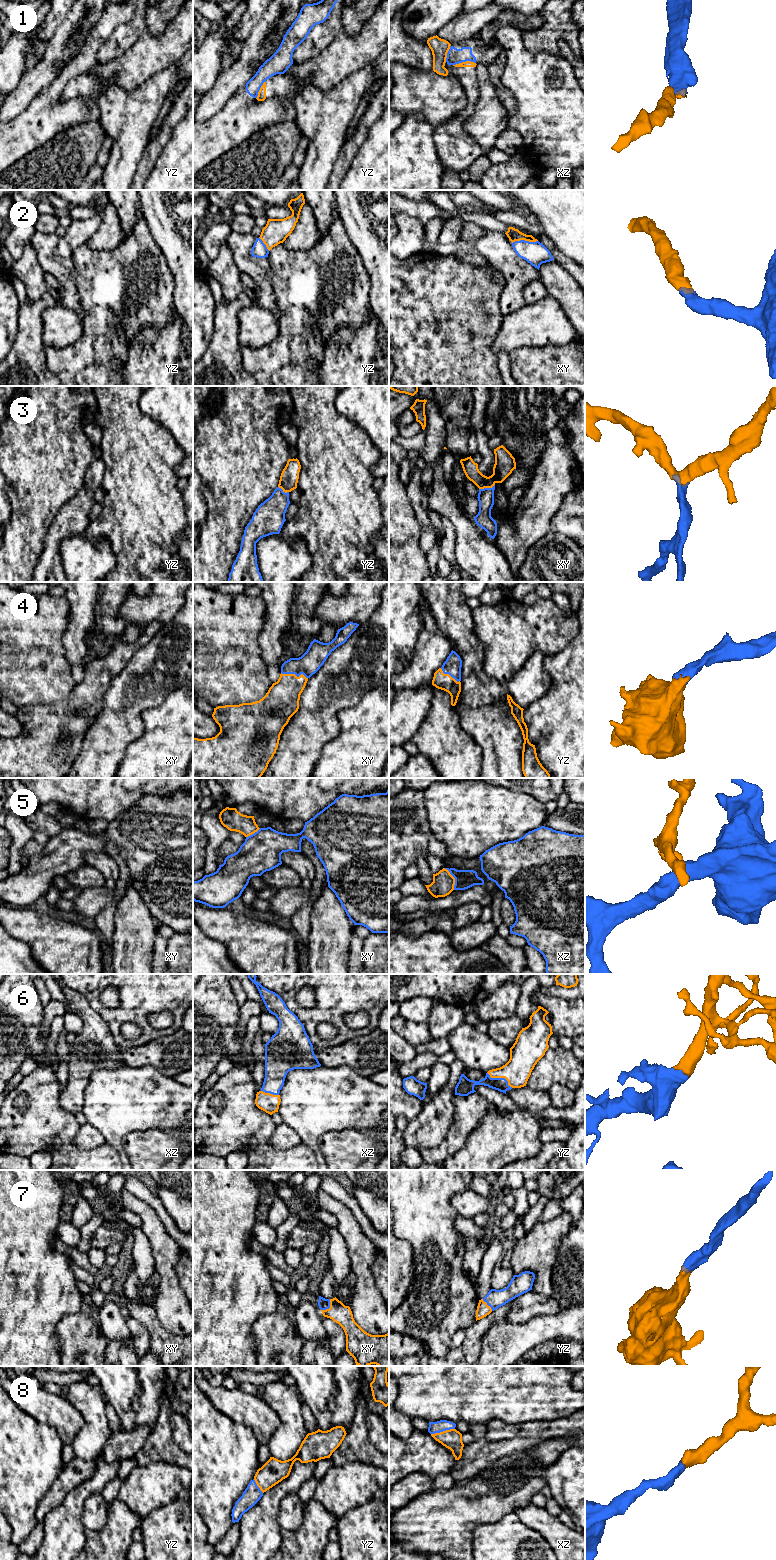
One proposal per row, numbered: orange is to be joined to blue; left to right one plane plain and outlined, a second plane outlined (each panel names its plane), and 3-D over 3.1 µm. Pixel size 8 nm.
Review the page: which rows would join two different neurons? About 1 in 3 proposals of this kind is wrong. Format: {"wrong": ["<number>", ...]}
{"wrong": ["1", "5"]}

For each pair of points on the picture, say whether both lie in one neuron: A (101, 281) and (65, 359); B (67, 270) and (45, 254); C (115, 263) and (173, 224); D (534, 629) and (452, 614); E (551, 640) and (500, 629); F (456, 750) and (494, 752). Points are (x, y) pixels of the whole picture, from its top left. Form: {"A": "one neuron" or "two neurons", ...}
{"A": "one neuron", "B": "one neuron", "C": "two neurons", "D": "two neurons", "E": "one neuron", "F": "two neurons"}

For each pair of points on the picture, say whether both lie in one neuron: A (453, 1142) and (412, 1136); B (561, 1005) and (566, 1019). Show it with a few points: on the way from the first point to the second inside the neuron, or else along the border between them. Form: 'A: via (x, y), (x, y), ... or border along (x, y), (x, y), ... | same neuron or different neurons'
A: border along (452, 1118), (445, 1138), (437, 1146), (421, 1148) | different neurons
B: via (561, 1008), (566, 1016) | same neuron

